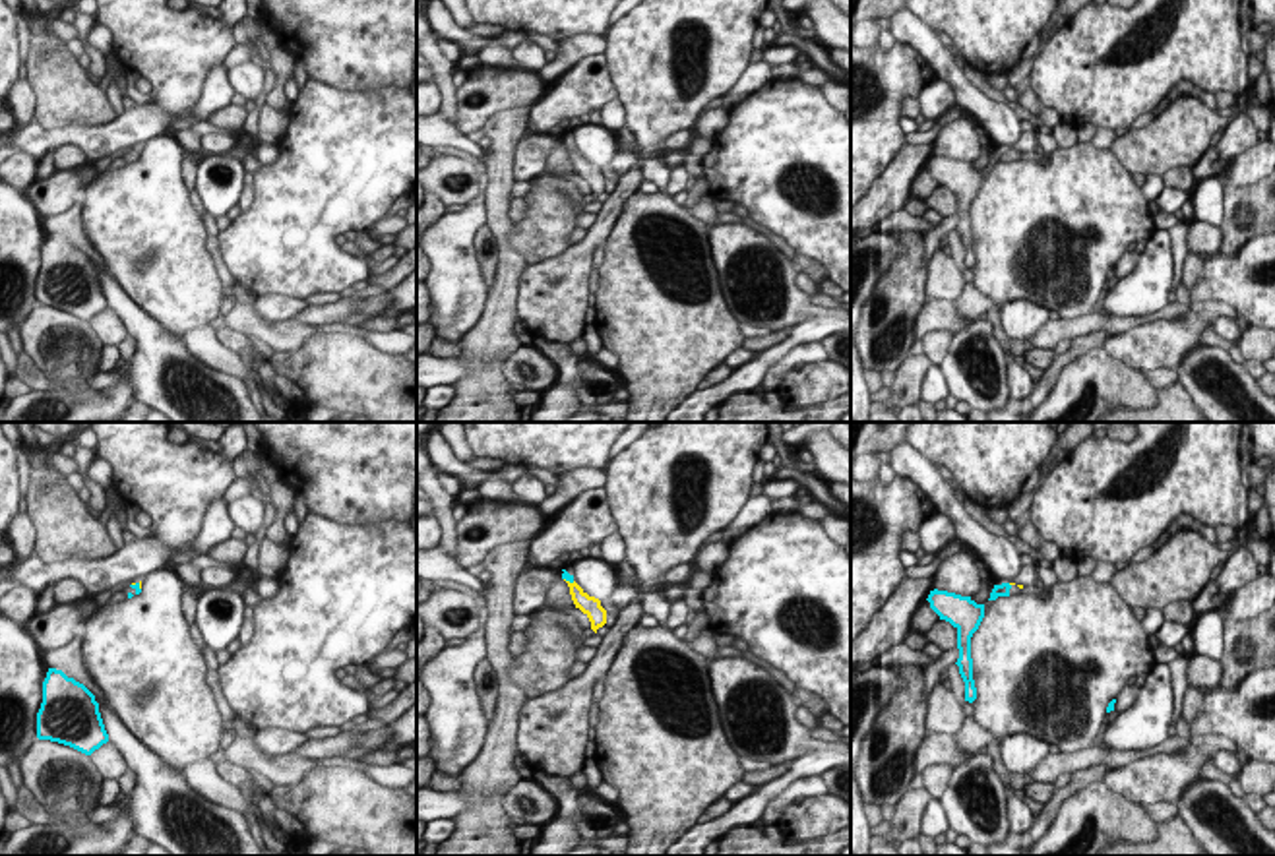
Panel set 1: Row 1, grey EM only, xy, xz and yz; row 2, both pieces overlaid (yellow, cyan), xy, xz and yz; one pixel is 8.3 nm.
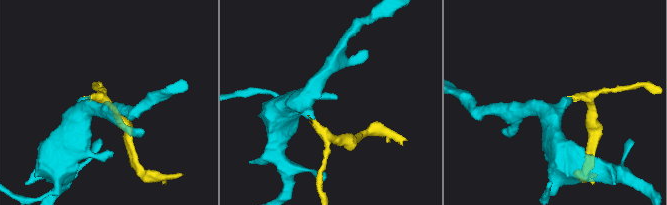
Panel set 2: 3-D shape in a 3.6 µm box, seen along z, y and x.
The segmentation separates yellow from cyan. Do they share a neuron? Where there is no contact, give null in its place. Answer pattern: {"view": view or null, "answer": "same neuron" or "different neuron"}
{"view": "xy", "answer": "same neuron"}

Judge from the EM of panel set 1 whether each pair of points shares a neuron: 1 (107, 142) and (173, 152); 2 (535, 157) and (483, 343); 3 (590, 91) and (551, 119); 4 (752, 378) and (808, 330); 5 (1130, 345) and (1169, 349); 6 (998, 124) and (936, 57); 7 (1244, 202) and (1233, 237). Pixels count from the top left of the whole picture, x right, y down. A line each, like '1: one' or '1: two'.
1: two
2: two
3: one
4: one
5: one
6: one
7: one

